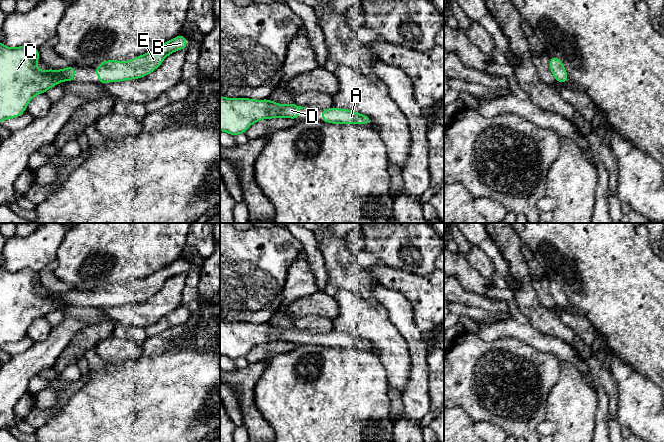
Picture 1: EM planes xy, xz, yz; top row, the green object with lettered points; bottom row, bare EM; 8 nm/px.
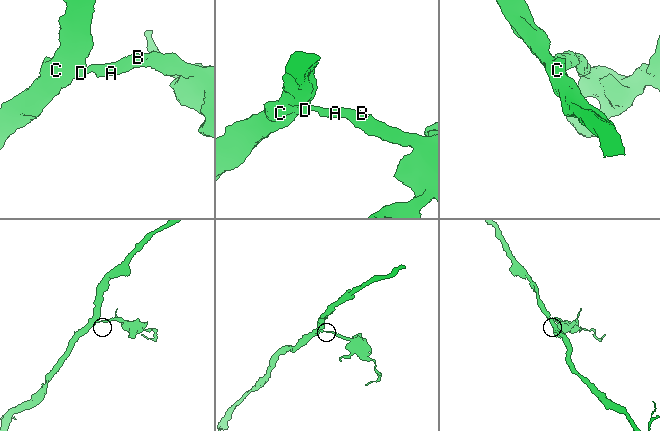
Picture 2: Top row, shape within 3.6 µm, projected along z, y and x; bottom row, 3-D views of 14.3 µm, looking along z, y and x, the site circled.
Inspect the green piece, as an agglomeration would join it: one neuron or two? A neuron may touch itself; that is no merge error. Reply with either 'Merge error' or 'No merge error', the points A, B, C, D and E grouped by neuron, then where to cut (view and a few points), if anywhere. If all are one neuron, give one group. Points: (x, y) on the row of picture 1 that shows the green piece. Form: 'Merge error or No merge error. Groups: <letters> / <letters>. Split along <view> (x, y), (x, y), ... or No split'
No merge error. Groups: A B C D E. No split

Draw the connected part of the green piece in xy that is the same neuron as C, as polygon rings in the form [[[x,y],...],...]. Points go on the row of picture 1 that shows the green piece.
[[[0,42],[0,123],[21,116],[36,95],[46,93],[48,89],[62,81],[75,81],[74,65],[61,70],[48,68],[46,71],[41,71],[36,66],[36,61],[39,59],[38,48],[29,45],[8,48]]]

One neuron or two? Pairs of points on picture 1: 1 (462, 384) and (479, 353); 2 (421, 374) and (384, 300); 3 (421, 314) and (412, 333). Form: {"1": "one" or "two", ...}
{"1": "one", "2": "one", "3": "two"}

